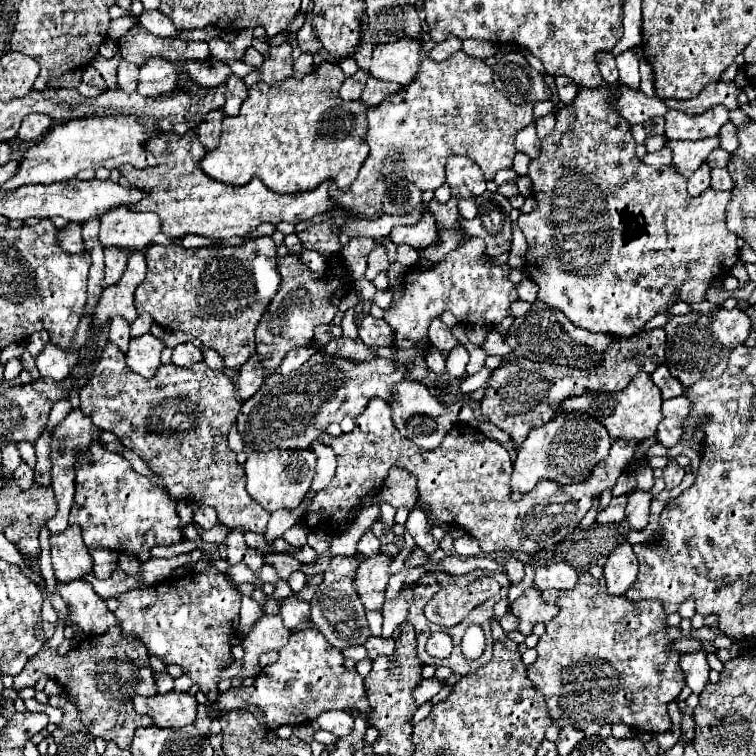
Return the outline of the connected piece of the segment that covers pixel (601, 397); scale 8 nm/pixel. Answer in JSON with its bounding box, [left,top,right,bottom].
[562,371,664,441]

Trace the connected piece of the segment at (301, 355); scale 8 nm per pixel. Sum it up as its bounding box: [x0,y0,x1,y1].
[278,347,314,375]

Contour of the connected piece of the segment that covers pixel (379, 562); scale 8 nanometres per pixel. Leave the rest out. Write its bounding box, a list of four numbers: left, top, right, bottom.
[356,553,392,611]

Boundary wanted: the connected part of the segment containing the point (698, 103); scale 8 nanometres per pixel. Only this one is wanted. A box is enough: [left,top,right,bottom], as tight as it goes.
[666,81,740,115]

